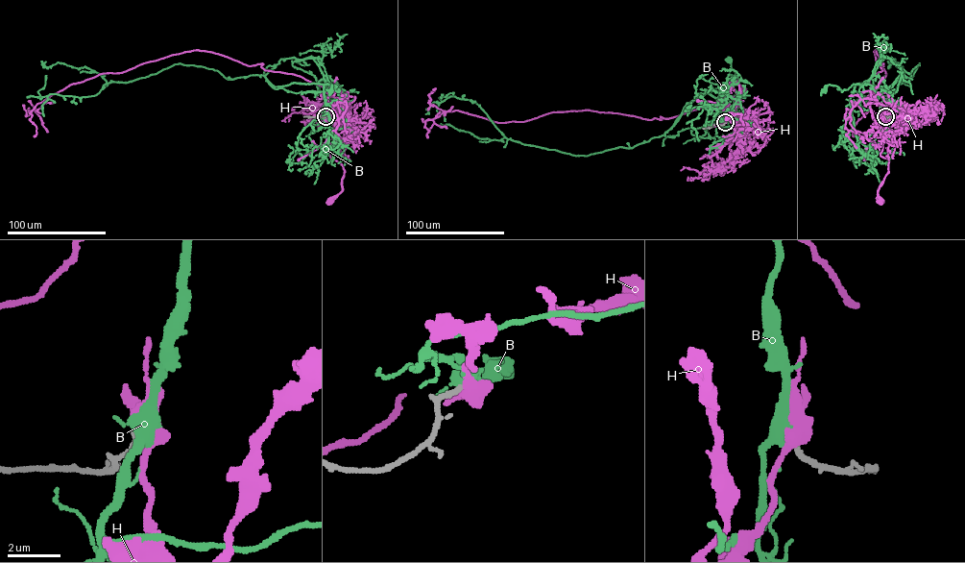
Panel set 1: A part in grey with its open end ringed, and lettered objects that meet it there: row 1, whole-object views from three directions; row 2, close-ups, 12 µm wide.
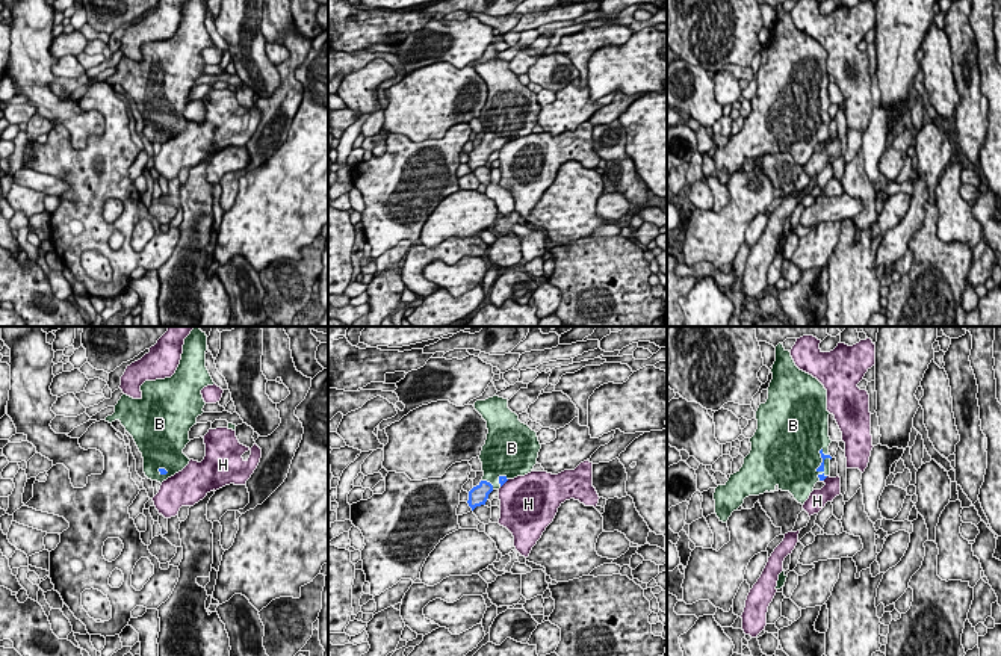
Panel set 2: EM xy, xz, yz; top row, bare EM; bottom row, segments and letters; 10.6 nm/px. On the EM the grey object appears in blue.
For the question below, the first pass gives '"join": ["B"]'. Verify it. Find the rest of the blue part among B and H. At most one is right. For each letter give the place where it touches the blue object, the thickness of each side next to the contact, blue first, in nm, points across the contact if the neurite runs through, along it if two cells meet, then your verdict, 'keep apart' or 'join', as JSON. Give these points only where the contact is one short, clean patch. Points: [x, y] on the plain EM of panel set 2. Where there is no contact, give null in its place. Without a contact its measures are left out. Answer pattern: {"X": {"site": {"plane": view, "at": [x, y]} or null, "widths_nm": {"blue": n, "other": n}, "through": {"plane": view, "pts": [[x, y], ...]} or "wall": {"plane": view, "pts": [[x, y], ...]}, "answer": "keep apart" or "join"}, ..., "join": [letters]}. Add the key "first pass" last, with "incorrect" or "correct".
{"B": {"site": {"plane": "yz", "at": [821, 126]}, "widths_nm": {"blue": 60, "other": 440}, "answer": "join"}, "H": {"site": {"plane": "xz", "at": [504, 144]}, "widths_nm": {"blue": 90, "other": 460}, "wall": {"plane": "xz", "pts": [[508, 141], [501, 148]]}, "answer": "keep apart"}, "join": ["B"], "first pass": "correct"}

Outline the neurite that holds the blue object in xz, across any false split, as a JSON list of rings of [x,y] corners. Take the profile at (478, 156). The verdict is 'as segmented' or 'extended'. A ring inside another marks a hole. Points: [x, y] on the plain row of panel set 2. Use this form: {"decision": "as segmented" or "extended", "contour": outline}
{"decision": "extended", "contour": [[[494,56],[473,68],[487,83],[488,95],[479,116],[484,138],[469,153],[472,172],[485,166],[488,156],[508,141],[531,135],[541,110],[537,94],[508,70],[508,60]]]}

